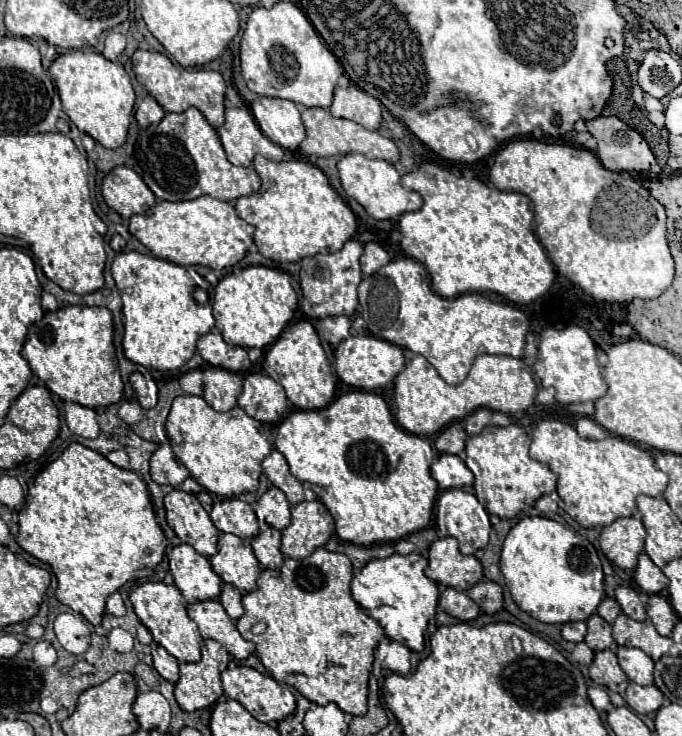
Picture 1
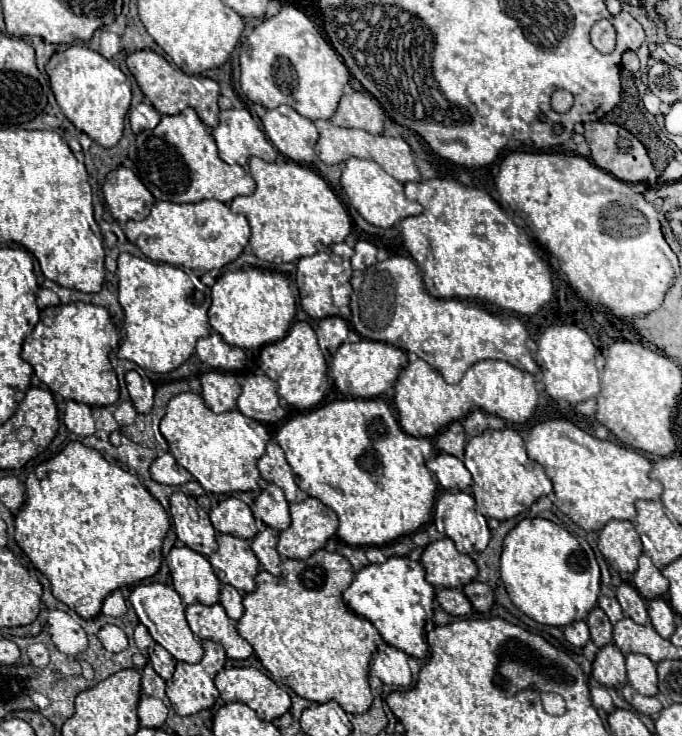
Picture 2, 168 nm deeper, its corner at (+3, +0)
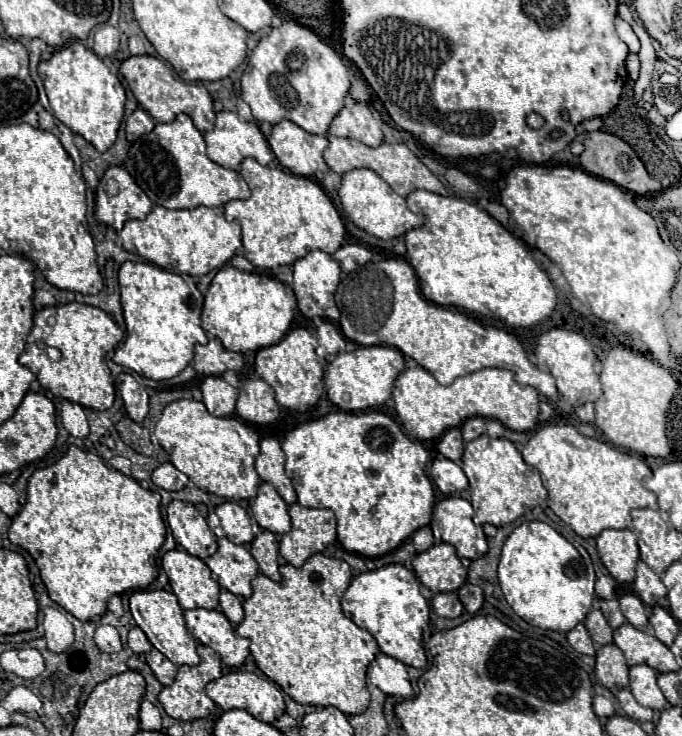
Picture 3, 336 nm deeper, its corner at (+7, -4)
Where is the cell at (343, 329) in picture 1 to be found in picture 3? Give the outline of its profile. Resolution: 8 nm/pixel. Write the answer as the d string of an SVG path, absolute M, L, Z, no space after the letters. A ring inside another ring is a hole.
M325 320L317 328L317 340L319 340L319 346L327 352L327 356L335 356L335 354L339 354L339 352L345 350L345 336L329 320Z

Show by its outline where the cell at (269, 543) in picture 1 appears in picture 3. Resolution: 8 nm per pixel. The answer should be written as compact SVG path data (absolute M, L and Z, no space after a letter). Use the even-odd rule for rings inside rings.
M259 532L251 542L251 554L257 560L261 572L271 580L281 580L279 576L279 538L273 532Z

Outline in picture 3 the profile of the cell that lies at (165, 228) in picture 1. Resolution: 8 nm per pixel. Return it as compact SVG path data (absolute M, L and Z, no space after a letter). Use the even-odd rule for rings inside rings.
M155 206L145 220L127 220L117 243L127 252L135 246L141 258L177 274L205 276L207 272L225 266L241 248L241 226L225 220L223 208L197 206L193 210L167 210Z

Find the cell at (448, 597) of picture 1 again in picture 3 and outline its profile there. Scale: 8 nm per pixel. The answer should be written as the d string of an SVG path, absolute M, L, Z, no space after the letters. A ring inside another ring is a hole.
M441 592L433 598L433 610L443 618L457 618L463 612L463 604L459 602L457 592Z

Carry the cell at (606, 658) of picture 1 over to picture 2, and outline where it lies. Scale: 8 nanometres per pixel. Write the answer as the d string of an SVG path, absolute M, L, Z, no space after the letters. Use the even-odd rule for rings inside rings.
M607 644L605 648L599 648L597 658L593 662L593 678L599 684L615 690L621 690L627 684L625 656L615 644Z

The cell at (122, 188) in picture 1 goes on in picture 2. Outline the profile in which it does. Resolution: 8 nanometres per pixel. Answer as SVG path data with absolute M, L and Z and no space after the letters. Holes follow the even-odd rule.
M119 166L117 170L111 170L107 174L103 184L103 196L113 218L121 226L127 220L145 220L153 206L151 192L125 166Z

